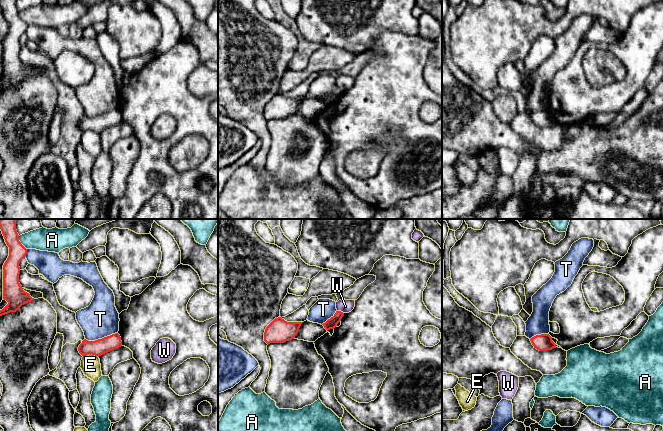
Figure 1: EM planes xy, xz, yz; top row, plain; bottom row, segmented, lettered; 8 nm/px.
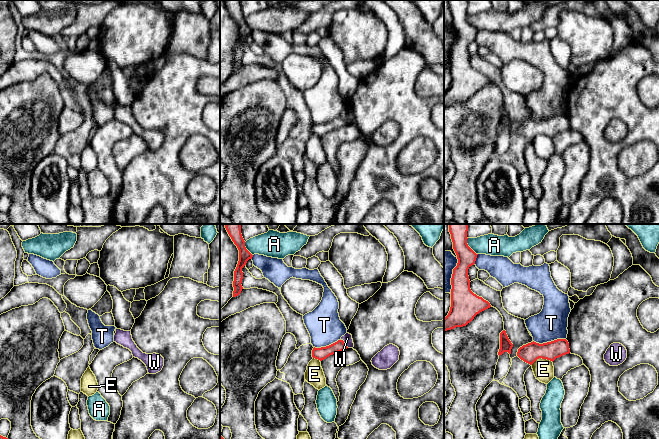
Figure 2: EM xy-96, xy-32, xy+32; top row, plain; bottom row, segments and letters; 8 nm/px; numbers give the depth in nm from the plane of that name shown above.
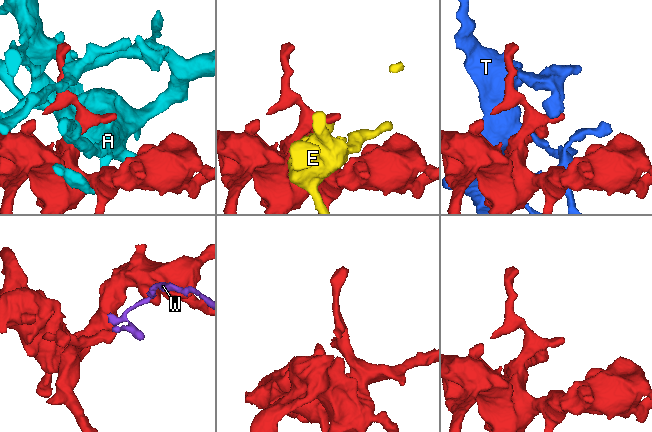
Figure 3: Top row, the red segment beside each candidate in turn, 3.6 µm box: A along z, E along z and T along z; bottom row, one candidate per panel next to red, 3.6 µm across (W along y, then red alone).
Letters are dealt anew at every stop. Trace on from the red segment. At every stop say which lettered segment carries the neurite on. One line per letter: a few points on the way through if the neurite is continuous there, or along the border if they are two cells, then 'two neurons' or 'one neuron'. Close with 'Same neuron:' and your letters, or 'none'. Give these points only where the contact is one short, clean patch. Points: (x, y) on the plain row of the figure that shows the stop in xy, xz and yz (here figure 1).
A: two neurons
E: border xy (83, 131), (94, 130), (98, 133); two neurons
T: two neurons
W: border xz (337, 86), (343, 89); two neurons
Same neuron: none

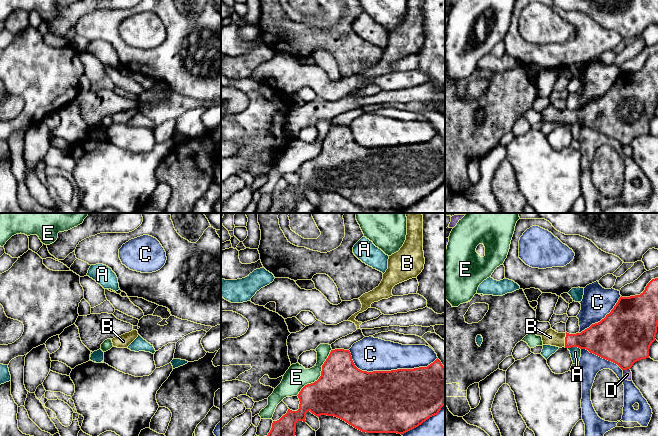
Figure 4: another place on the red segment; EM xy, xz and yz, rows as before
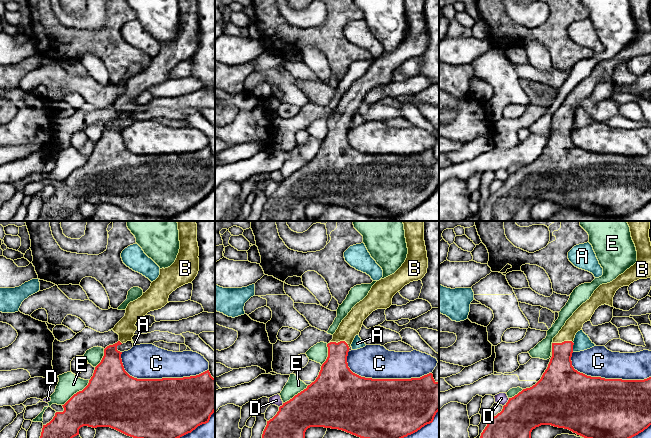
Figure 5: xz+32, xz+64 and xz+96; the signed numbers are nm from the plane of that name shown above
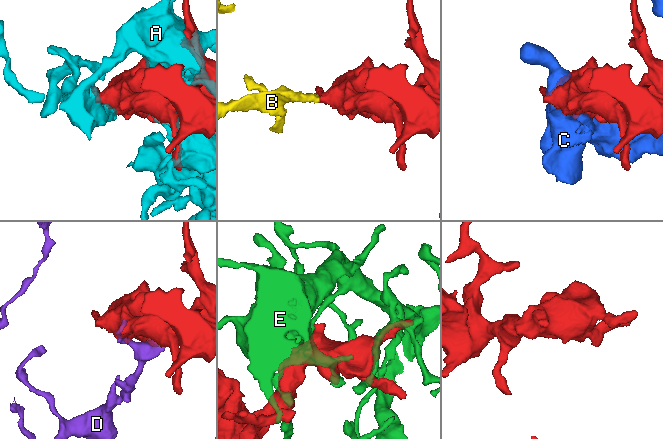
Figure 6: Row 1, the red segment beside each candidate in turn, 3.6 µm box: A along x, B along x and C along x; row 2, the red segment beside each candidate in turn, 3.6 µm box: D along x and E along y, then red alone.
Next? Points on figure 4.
A: two neurons
B: way yz (596, 115), (565, 116), (550, 113); one neuron
C: two neurons
D: two neurons
E: two neurons
Same neuron: B

